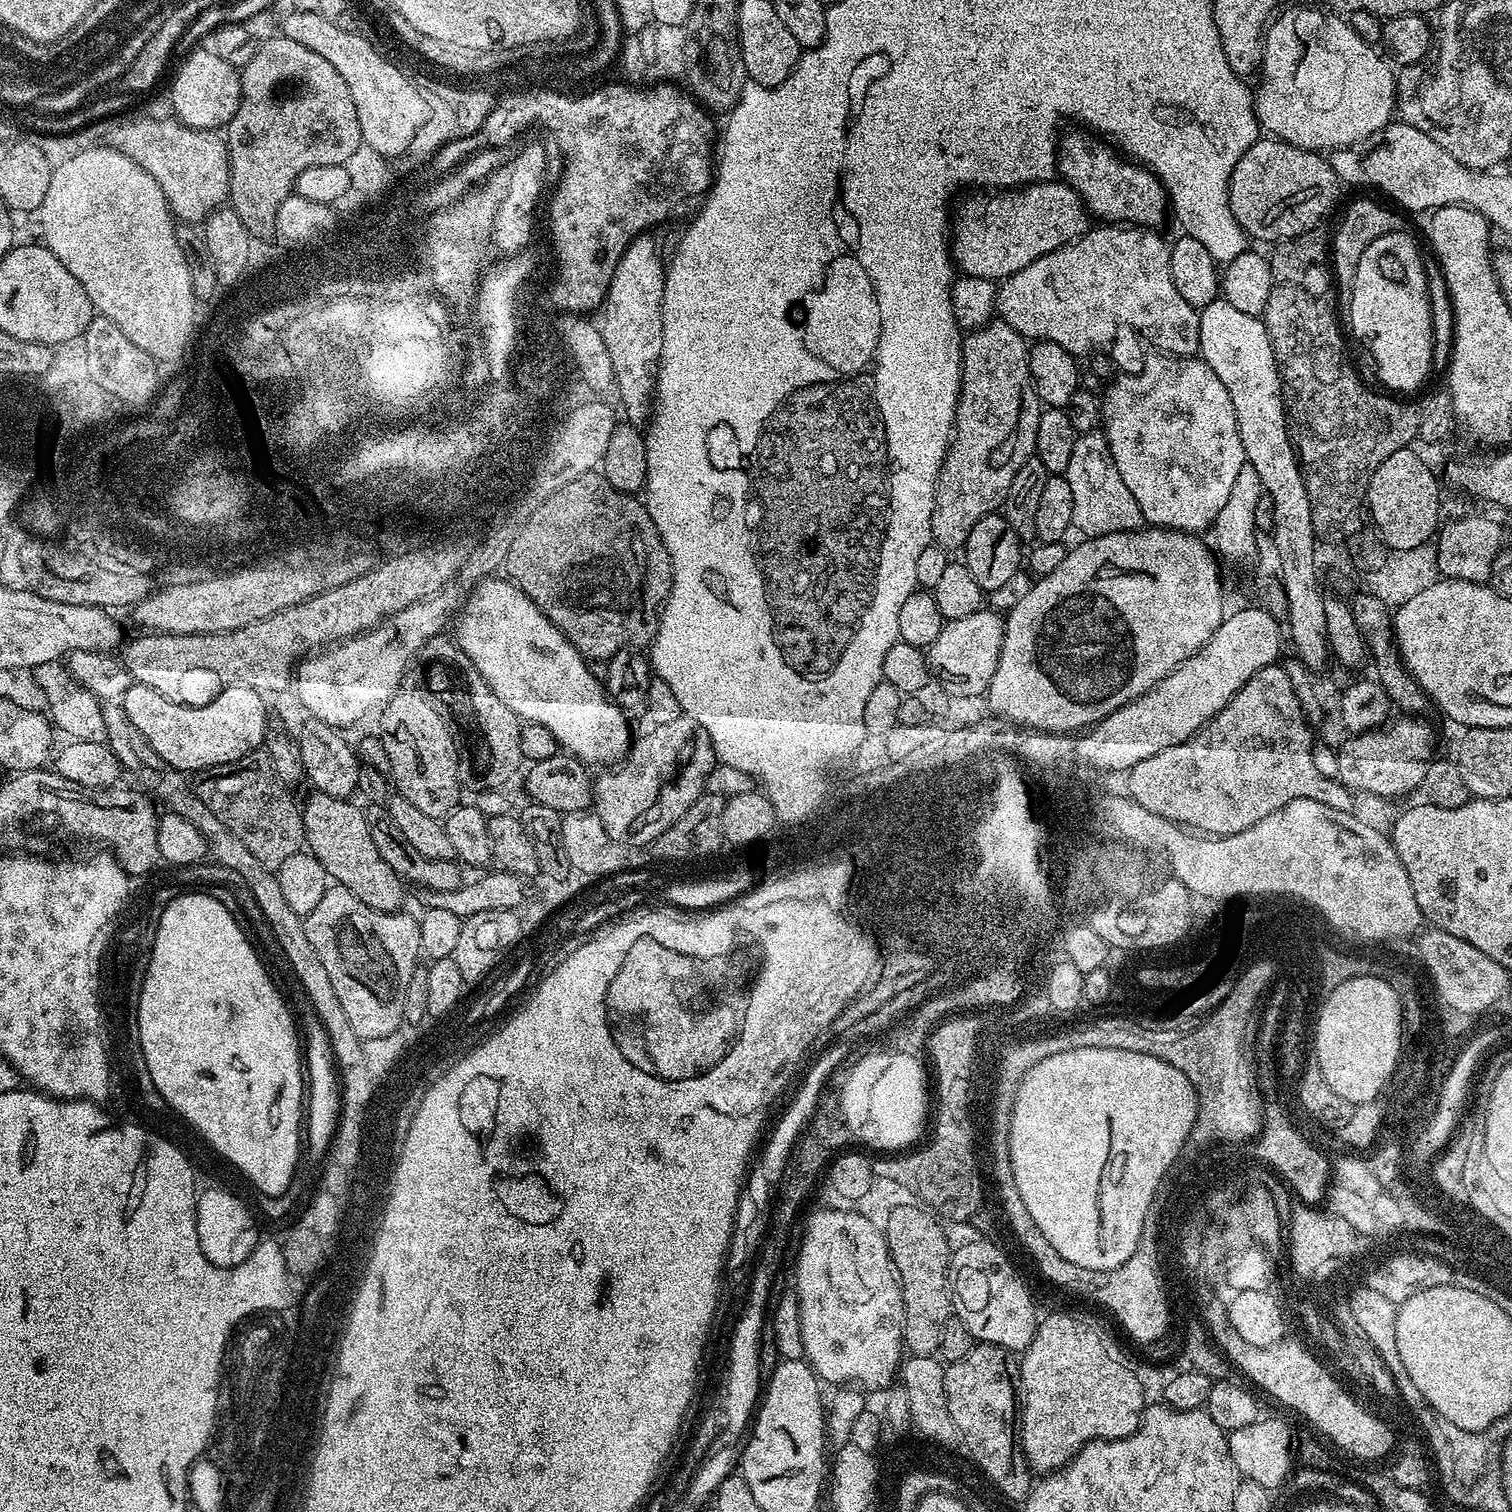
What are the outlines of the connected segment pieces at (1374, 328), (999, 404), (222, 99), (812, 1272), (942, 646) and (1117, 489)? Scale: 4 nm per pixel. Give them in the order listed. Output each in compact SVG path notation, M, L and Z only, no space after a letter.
M1404 230L1391 232L1378 238L1378 242L1370 242L1366 254L1362 254L1362 262L1358 262L1358 274L1354 274L1354 294L1346 309L1353 334L1368 347L1376 363L1377 378L1385 384L1385 389L1396 394L1408 394L1404 392L1422 387L1432 368L1432 300L1428 297L1428 276L1424 273L1419 246L1406 233Z
M999 318L985 324L979 331L969 331L963 337L960 350L962 378L960 379L960 401L956 407L956 427L952 433L952 443L948 445L948 452L944 455L944 465L940 467L940 477L936 483L936 505L932 515L933 541L945 550L953 550L952 548L956 548L956 550L963 549L970 530L974 530L974 526L978 526L978 522L983 516L993 515L1003 505L1006 494L1010 490L1010 482L1014 482L1014 474L1018 474L1018 470L1022 470L1022 466L1036 451L1036 439L1038 438L1038 424L1042 405L1040 403L1040 395L1036 393L1036 388L1032 384L1032 375L1028 365L1029 347L1029 341L1020 336L1018 330L1014 330Z
M192 50L182 60L172 80L171 115L191 128L223 129L232 121L240 105L240 72L230 66L230 62L222 62L222 58L203 50Z
M824 1208L821 1212L814 1213L804 1228L804 1237L800 1240L800 1253L796 1256L796 1289L794 1289L794 1295L800 1301L804 1355L808 1363L812 1365L812 1371L825 1385L852 1386L857 1384L864 1390L869 1390L868 1388L884 1390L897 1379L898 1369L902 1363L900 1352L902 1353L904 1338L904 1307L900 1293L900 1279L896 1276L895 1266L892 1265L892 1252L888 1249L887 1239L879 1223L866 1219L857 1210L843 1212L840 1208Z
M981 610L968 615L967 618L949 620L945 623L938 638L934 638L934 642L926 649L931 675L934 677L935 683L937 680L941 684L941 689L945 693L972 695L975 698L983 697L987 693L990 682L994 678L994 670L998 670L998 658L1004 641L1004 622L1005 617L1001 613L995 610Z
M1101 431L1085 432L1075 437L1064 475L1073 492L1073 529L1080 530L1083 537L1092 539L1110 533L1132 532L1143 525L1144 519L1138 504L1118 473Z

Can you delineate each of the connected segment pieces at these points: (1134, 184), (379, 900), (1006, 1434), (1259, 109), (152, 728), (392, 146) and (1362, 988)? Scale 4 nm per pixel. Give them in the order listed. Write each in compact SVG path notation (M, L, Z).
M1072 132L1069 136L1061 135L1058 140L1058 176L1084 199L1084 207L1097 221L1107 222L1112 226L1128 225L1142 228L1159 229L1164 215L1169 215L1170 201L1162 182L1139 162L1129 162L1111 143L1105 142L1099 135L1079 136Z
M315 790L309 793L308 801L302 804L307 851L315 854L335 883L350 890L350 894L366 902L366 906L379 912L401 911L405 907L405 881L397 872L390 870L382 854L378 854L374 838L370 838L365 809L351 804L353 801L343 796L331 796Z
M973 1343L970 1354L951 1361L944 1369L946 1406L960 1425L968 1447L975 1452L992 1479L1008 1496L1024 1495L1026 1487L1032 1487L1033 1476L1025 1475L1019 1444L1012 1436L1013 1401L1018 1396L1018 1360L1002 1346Z
M1317 6L1317 8L1286 8L1287 7L1269 23L1264 33L1264 54L1260 57L1260 66L1258 69L1260 85L1255 85L1254 88L1256 118L1260 122L1261 129L1263 129L1269 137L1277 140L1285 140L1287 144L1293 144L1299 148L1309 148L1311 152L1319 152L1321 154L1337 148L1351 148L1359 145L1361 143L1359 140L1369 139L1368 141L1371 141L1377 134L1383 133L1384 129L1387 128L1389 124L1393 123L1394 113L1397 111L1397 73L1394 71L1393 65L1389 63L1383 55L1380 57L1379 54L1372 49L1375 47L1373 47L1369 41L1363 40L1343 15L1337 14L1332 10L1325 10L1320 6Z
M133 682L130 690L126 690L122 706L130 722L138 726L146 742L158 750L158 755L185 774L200 774L223 764L234 764L255 753L256 747L265 743L264 731L268 728L270 715L265 697L245 684L224 688L222 694L206 706L192 708L189 704L170 702L170 698L162 698L158 690Z
M292 10L289 13L289 16L281 22L279 31L286 39L302 42L302 46L314 50L314 54L326 58L326 62L330 62L330 66L334 66L334 70L338 70L338 74L342 74L346 86L350 86L350 98L354 98L354 110L358 110L361 141L367 147L369 144L368 148L379 156L397 157L401 153L401 148L404 148L408 142L413 129L421 122L420 116L424 116L424 104L420 104L420 100L416 100L417 85L404 77L404 72L398 65L391 64L382 53L375 52L371 42L366 37L359 36L356 33L358 31L351 27L335 20L328 20L325 16L320 15L319 11L297 12Z
M1352 980L1352 984L1343 984L1340 987L1340 992L1335 992L1326 997L1323 997L1320 1008L1320 1017L1316 1020L1316 1043L1314 1049L1318 1054L1319 1065L1321 1066L1322 1075L1325 1076L1326 1082L1330 1082L1330 1087L1337 1092L1342 1098L1346 1098L1354 1105L1368 1104L1373 1097L1375 1088L1380 1087L1382 1083L1382 1074L1386 1074L1392 1069L1392 1064L1396 1059L1396 1032L1400 1032L1400 1012L1396 1012L1396 995L1393 992L1388 992L1388 987L1380 984L1380 980Z

